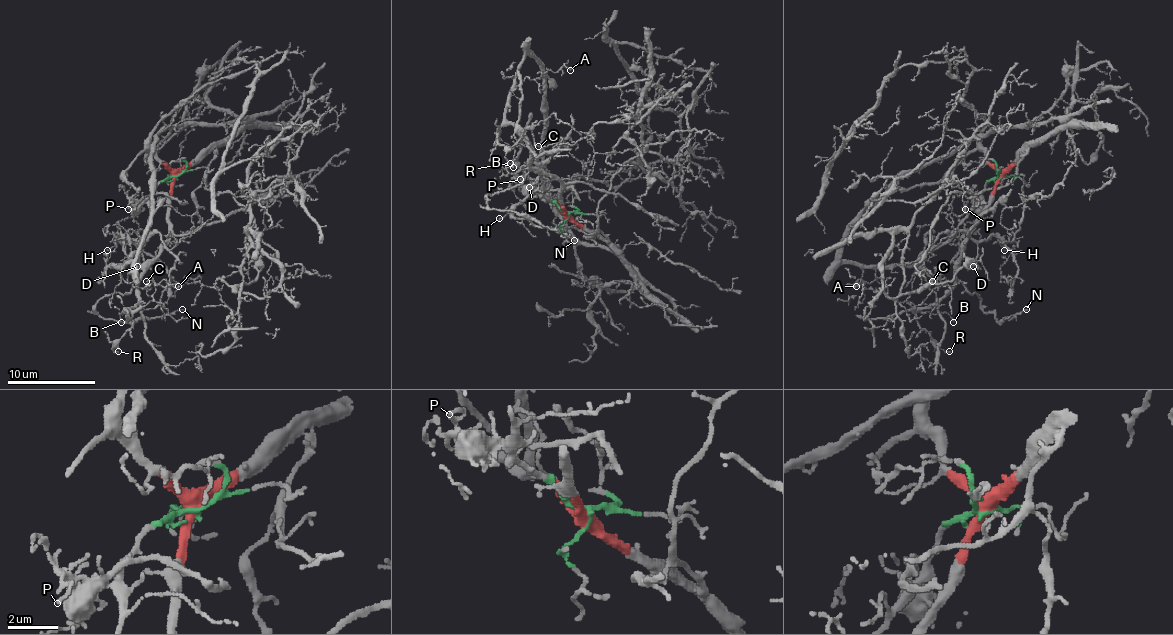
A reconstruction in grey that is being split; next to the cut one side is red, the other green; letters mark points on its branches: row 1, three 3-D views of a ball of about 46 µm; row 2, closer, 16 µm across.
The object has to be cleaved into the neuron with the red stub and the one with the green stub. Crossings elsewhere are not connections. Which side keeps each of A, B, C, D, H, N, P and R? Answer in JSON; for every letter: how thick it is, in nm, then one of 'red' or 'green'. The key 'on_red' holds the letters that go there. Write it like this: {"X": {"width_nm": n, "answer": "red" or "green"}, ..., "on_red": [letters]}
{"A": {"width_nm": 90, "answer": "green"}, "B": {"width_nm": 90, "answer": "red"}, "C": {"width_nm": 120, "answer": "green"}, "D": {"width_nm": 120, "answer": "green"}, "H": {"width_nm": 110, "answer": "green"}, "N": {"width_nm": 120, "answer": "red"}, "P": {"width_nm": 110, "answer": "green"}, "R": {"width_nm": 120, "answer": "red"}, "on_red": ["B", "N", "R"]}

